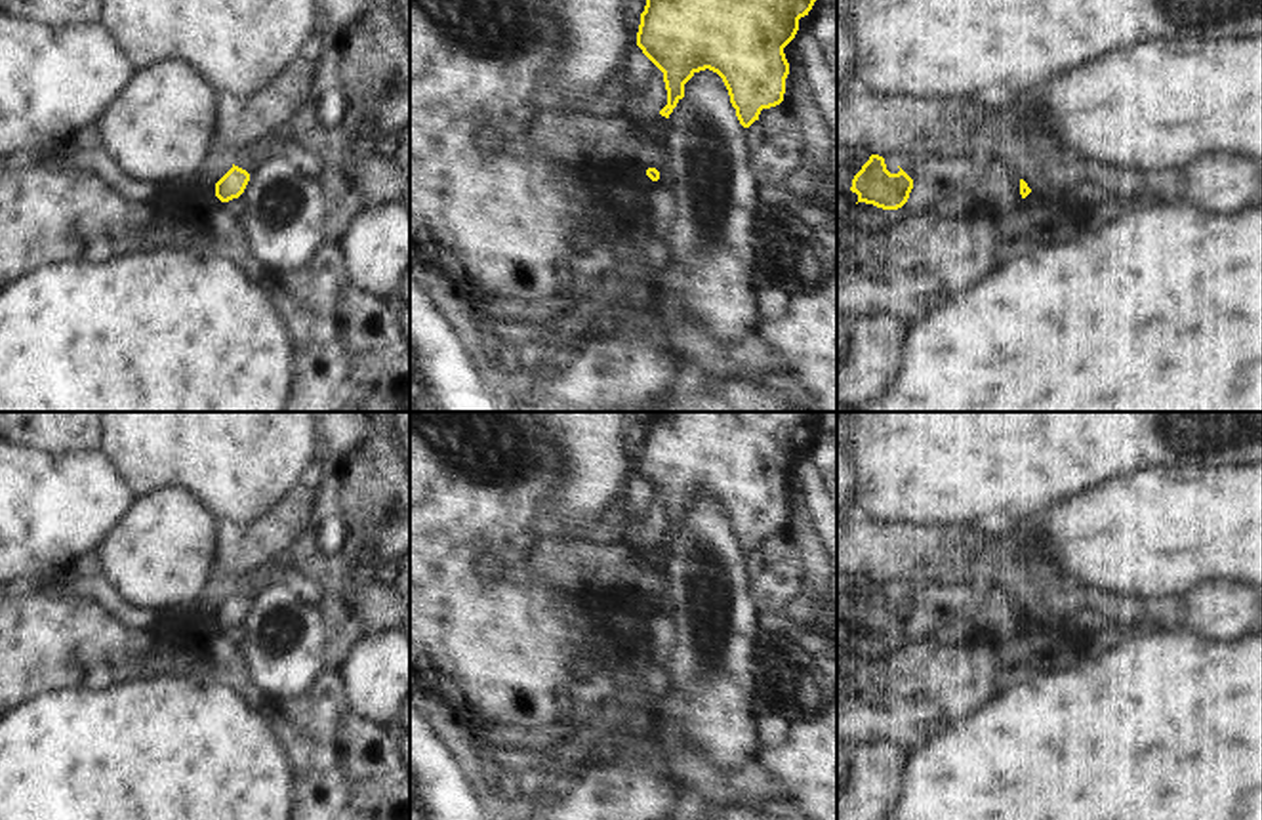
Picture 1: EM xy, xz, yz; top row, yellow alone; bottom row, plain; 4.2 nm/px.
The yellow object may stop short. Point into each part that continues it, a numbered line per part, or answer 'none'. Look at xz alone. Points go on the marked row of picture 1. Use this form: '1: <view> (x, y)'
none

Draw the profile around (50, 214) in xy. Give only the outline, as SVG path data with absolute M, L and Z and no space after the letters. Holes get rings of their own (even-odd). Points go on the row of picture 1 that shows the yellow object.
M38 164L0 174L0 290L53 263L107 263L170 242L170 227L147 204L126 202L95 174Z

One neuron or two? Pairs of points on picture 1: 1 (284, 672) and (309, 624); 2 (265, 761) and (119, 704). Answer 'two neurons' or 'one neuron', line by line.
1: one neuron
2: one neuron

